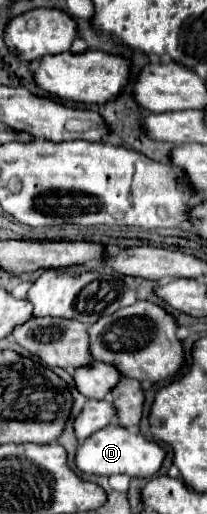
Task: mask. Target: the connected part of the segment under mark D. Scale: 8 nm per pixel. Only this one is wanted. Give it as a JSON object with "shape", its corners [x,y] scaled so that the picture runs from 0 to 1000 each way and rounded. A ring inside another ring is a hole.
{"shape":[[[527,825],[391,860],[362,883],[362,907],[411,922],[478,922],[478,926],[614,922],[614,926],[729,930],[778,911],[787,891],[797,891],[797,879],[758,860],[700,856],[681,844],[662,840],[643,844],[614,833],[575,833],[565,825]]]}

